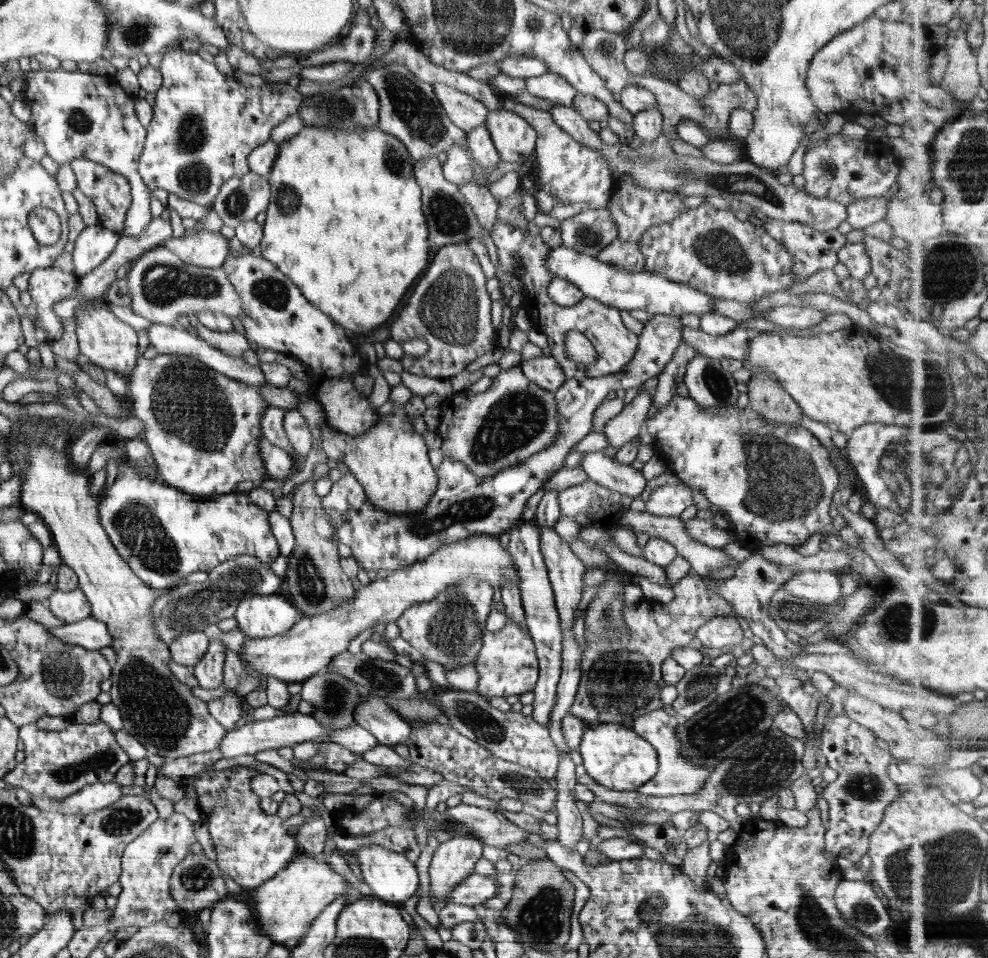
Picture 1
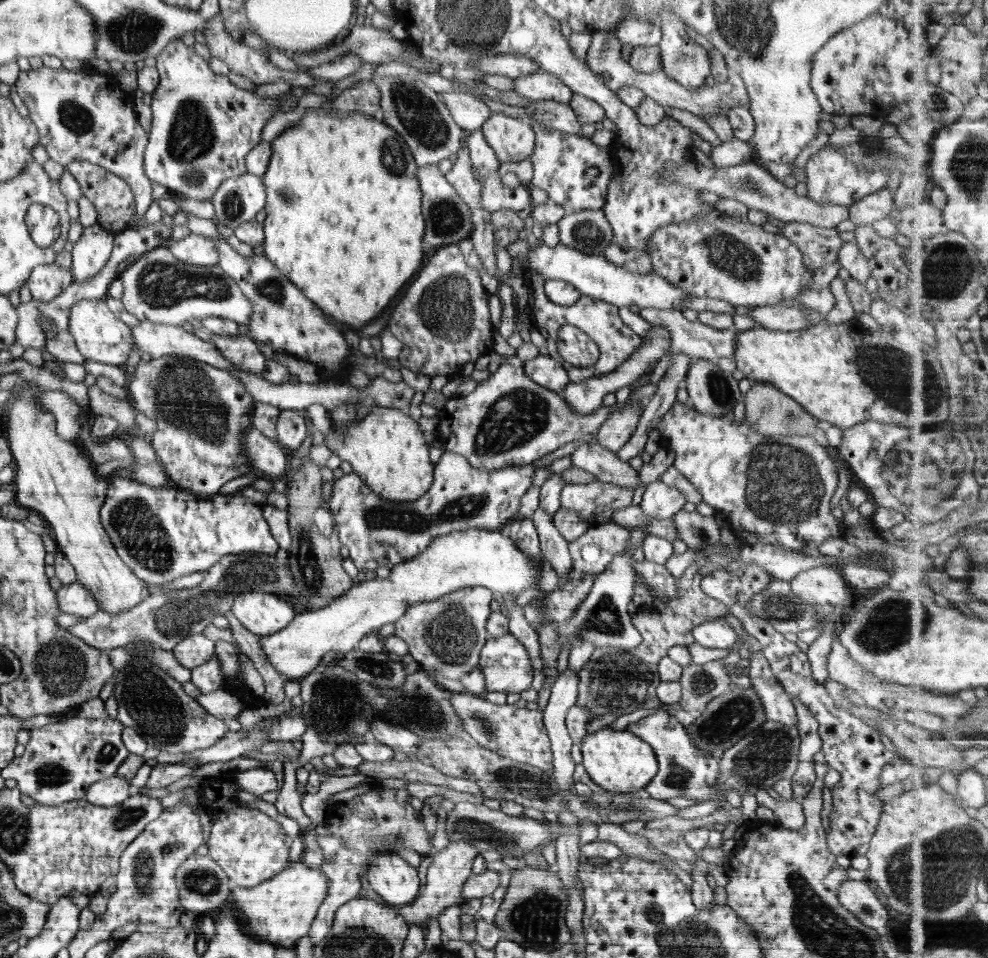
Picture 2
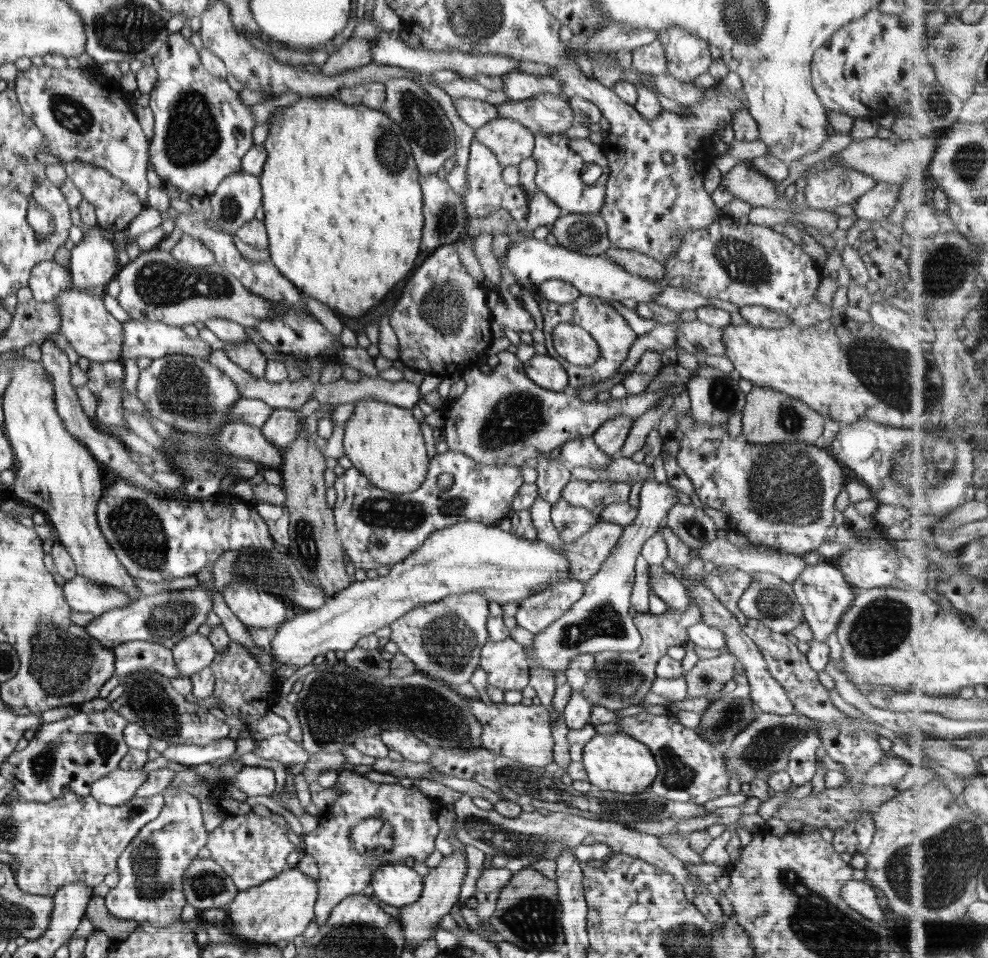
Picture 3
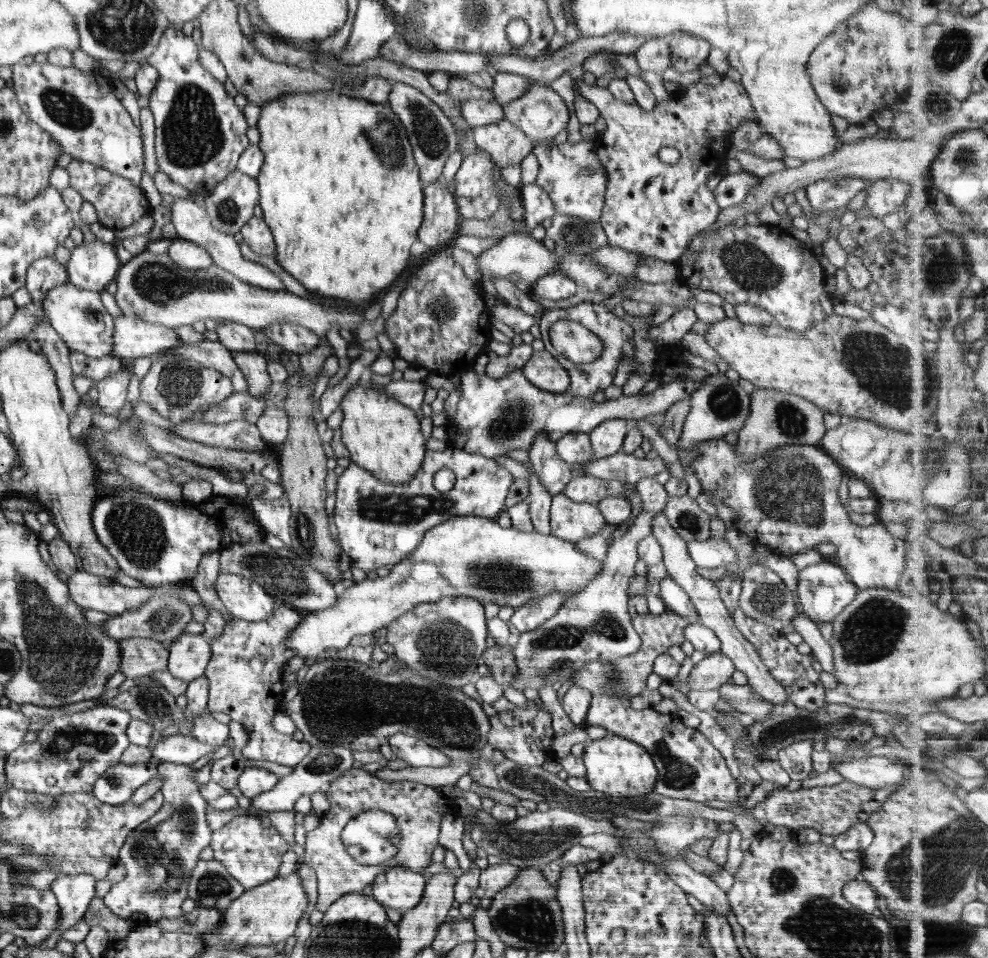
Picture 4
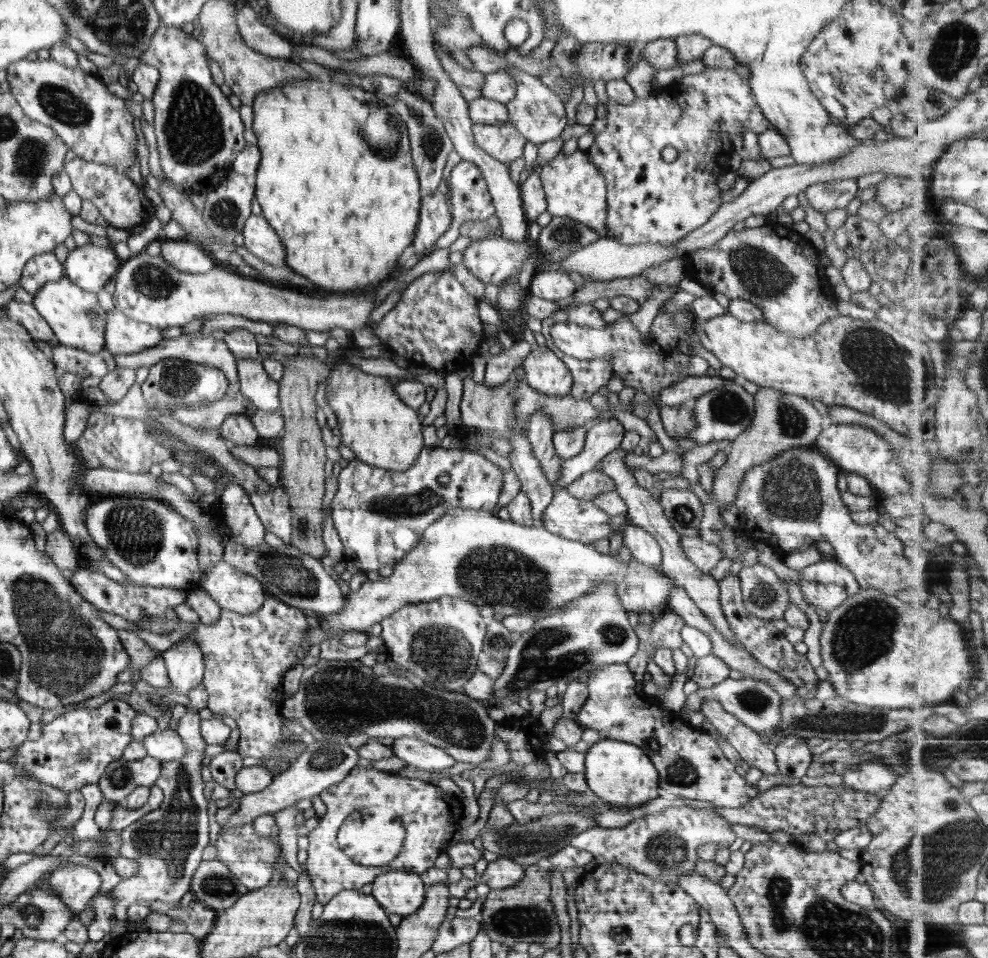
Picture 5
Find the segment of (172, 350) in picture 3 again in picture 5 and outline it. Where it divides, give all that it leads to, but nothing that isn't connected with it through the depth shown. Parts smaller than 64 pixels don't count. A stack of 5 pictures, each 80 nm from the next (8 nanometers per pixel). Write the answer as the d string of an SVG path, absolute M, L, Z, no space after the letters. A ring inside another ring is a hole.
M107 312L104 333L105 348L113 355L136 354L163 341L162 329L134 321L123 312Z

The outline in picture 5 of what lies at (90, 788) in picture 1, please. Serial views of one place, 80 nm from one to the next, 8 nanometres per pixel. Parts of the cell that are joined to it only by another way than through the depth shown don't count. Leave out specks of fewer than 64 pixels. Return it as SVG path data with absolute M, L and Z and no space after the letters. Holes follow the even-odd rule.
M121 758L112 762L97 782L103 798L124 803L125 798L138 787L151 786L160 777L161 762L156 758L128 762Z

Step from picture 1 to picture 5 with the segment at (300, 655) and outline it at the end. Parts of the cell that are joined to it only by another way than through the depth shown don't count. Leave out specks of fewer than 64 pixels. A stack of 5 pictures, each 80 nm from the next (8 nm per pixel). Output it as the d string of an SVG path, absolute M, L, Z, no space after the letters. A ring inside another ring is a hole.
M456 507L446 511L437 521L423 532L419 543L399 562L393 566L389 577L378 581L364 582L358 591L346 595L344 608L330 615L320 615L320 619L310 620L311 626L306 635L306 646L315 651L322 646L324 640L336 638L341 642L342 636L348 632L360 632L369 635L371 626L382 622L394 614L395 610L406 606L406 603L432 603L442 598L458 597L471 602L478 607L492 606L496 613L506 616L511 613L535 612L537 610L558 610L571 600L580 598L583 594L593 592L605 580L616 583L616 594L624 605L626 613L642 613L647 610L652 614L654 608L667 611L673 580L660 566L646 565L632 557L627 563L618 557L596 551L592 544L573 541L557 534L548 532L542 525L522 526L512 519L500 519L497 514L471 508Z

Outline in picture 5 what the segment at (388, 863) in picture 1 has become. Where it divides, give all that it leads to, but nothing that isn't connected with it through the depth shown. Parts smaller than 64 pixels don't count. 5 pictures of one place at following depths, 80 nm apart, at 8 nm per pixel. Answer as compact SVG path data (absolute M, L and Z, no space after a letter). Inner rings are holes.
M402 870L382 873L372 886L371 896L386 914L398 914L402 918L416 912L427 893L419 874Z

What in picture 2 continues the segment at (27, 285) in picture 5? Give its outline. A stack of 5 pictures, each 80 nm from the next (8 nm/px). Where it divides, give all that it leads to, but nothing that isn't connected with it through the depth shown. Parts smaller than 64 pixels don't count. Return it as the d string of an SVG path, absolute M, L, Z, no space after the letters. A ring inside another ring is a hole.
M52 263L40 265L33 270L32 276L27 282L32 297L37 301L52 301L61 297L60 292L65 293L64 288L72 285L72 276L68 270Z

